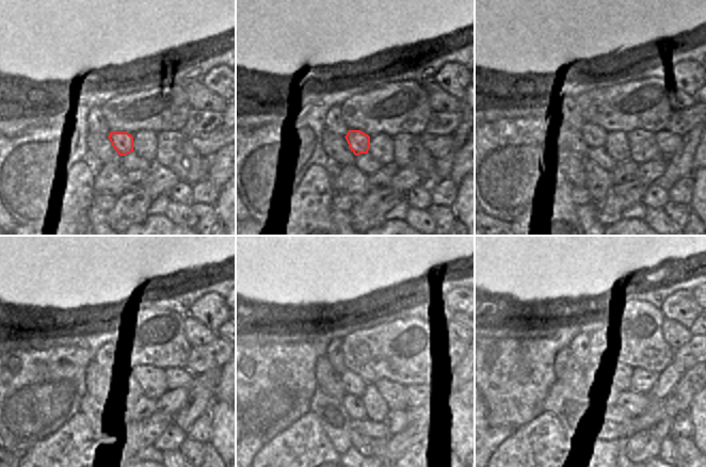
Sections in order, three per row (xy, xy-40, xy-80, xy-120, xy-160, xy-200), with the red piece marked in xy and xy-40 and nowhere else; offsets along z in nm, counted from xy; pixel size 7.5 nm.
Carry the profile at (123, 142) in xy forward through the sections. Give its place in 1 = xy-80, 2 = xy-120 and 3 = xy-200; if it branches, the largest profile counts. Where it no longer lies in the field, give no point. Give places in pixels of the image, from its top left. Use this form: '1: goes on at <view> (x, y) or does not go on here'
1: goes on at xy-80 (594, 135)
2: goes on at xy-120 (101, 359)
3: goes on at xy-200 (576, 349)

